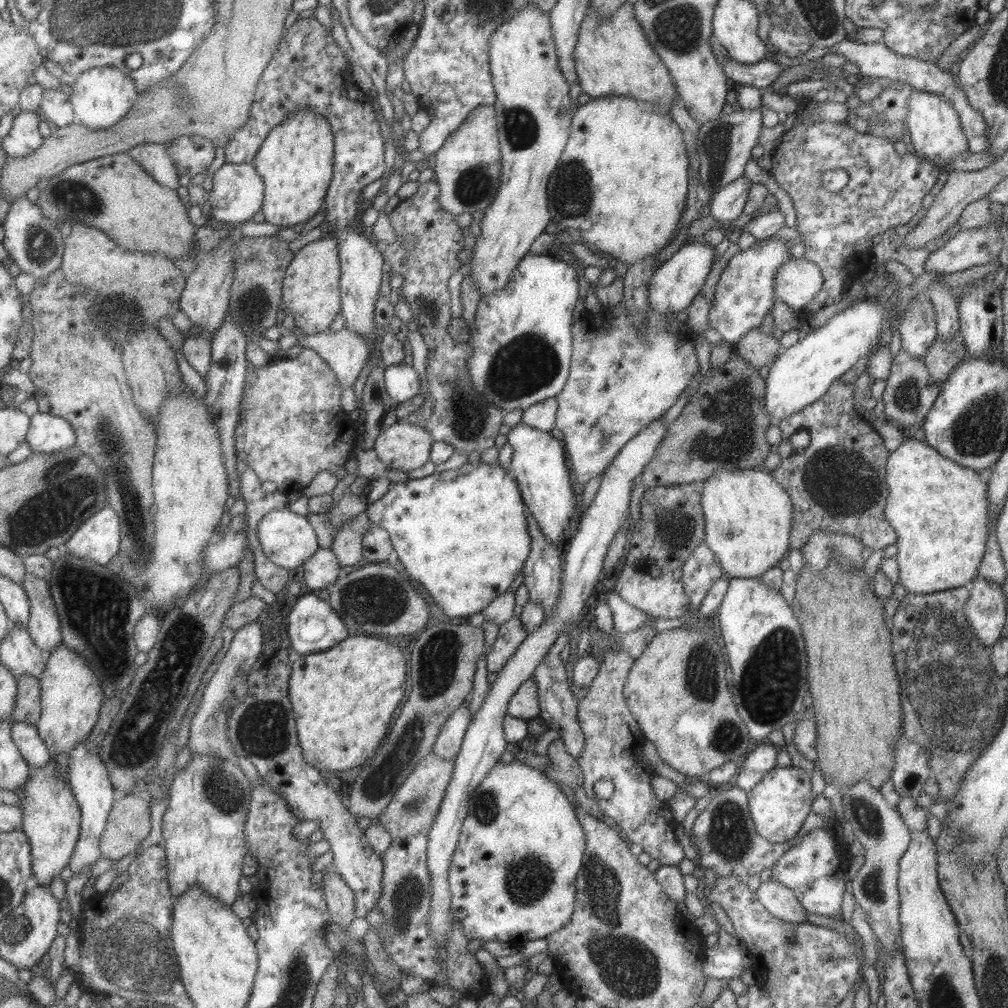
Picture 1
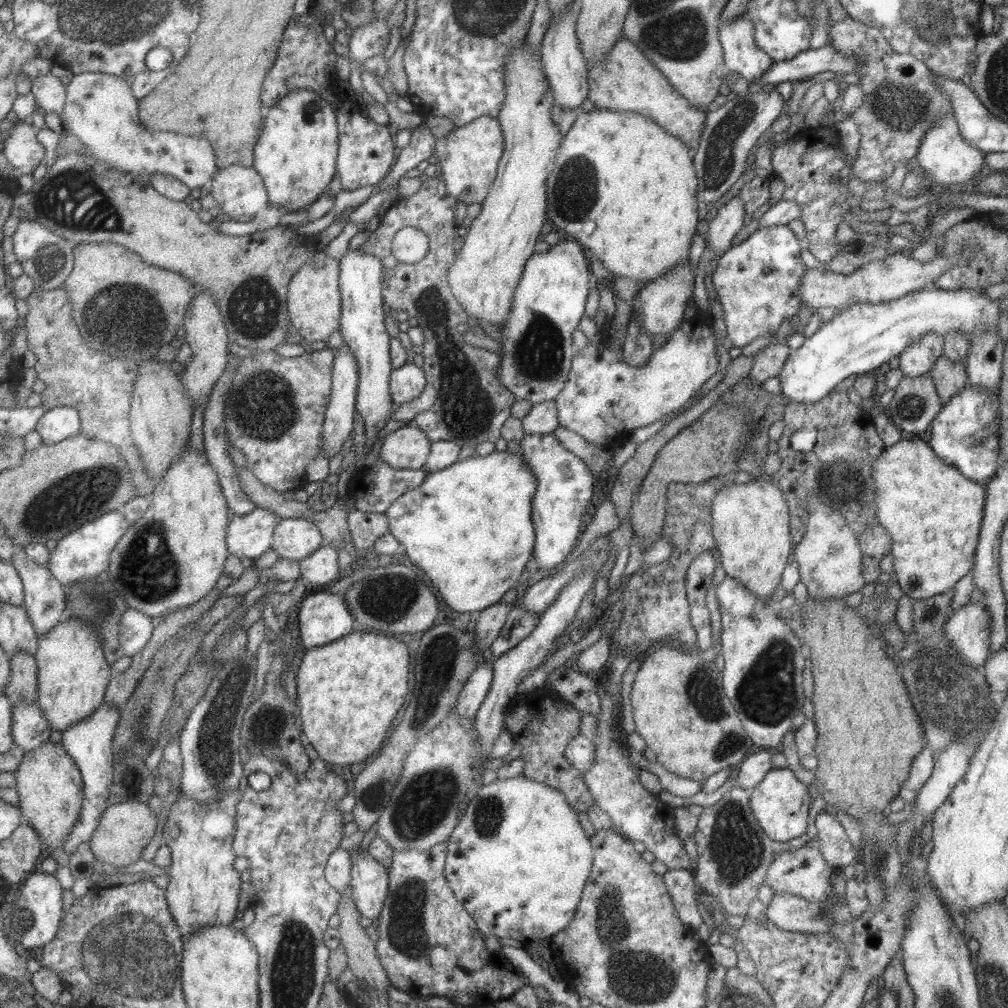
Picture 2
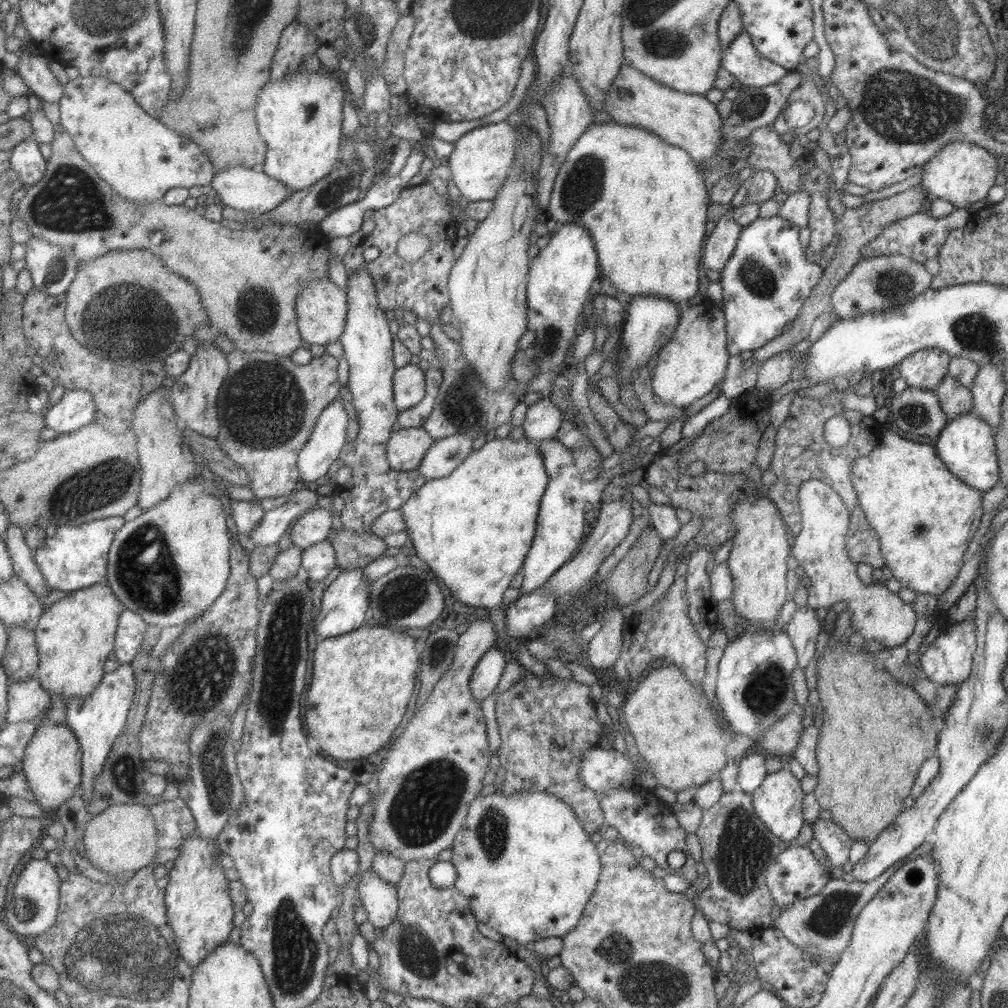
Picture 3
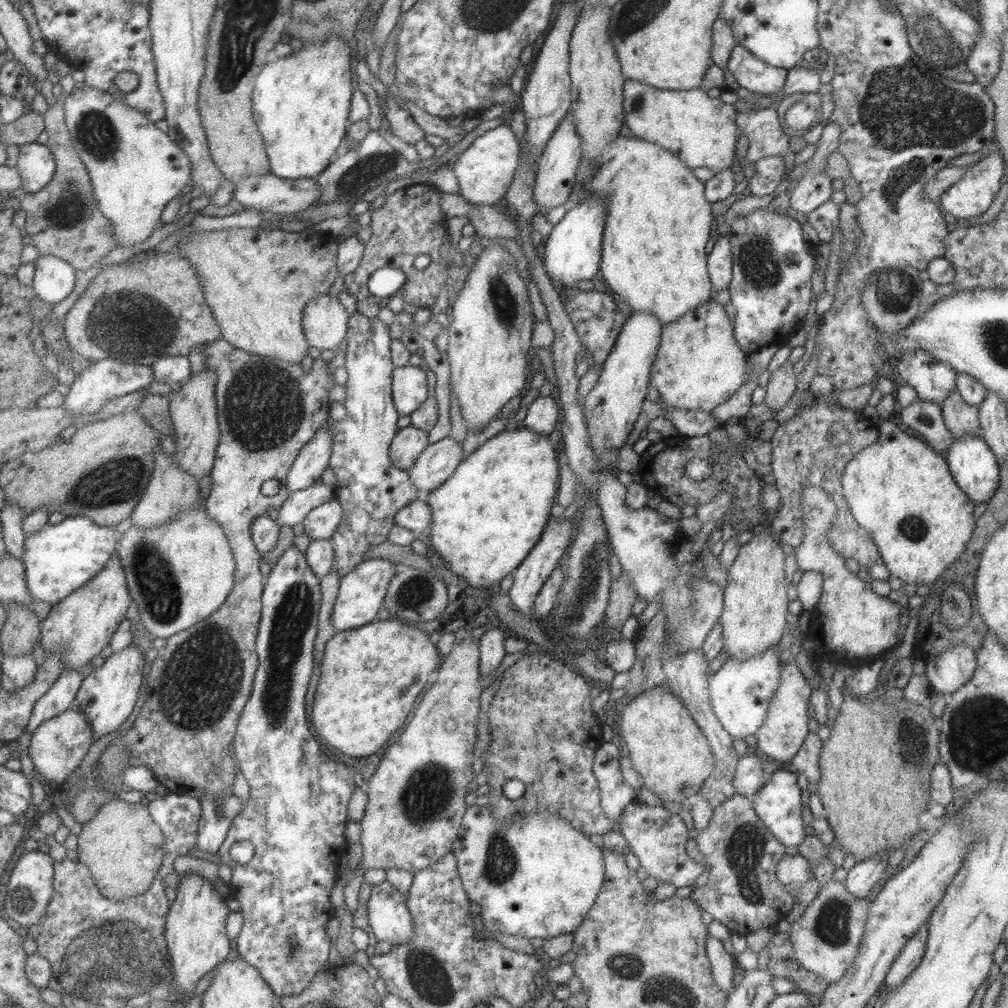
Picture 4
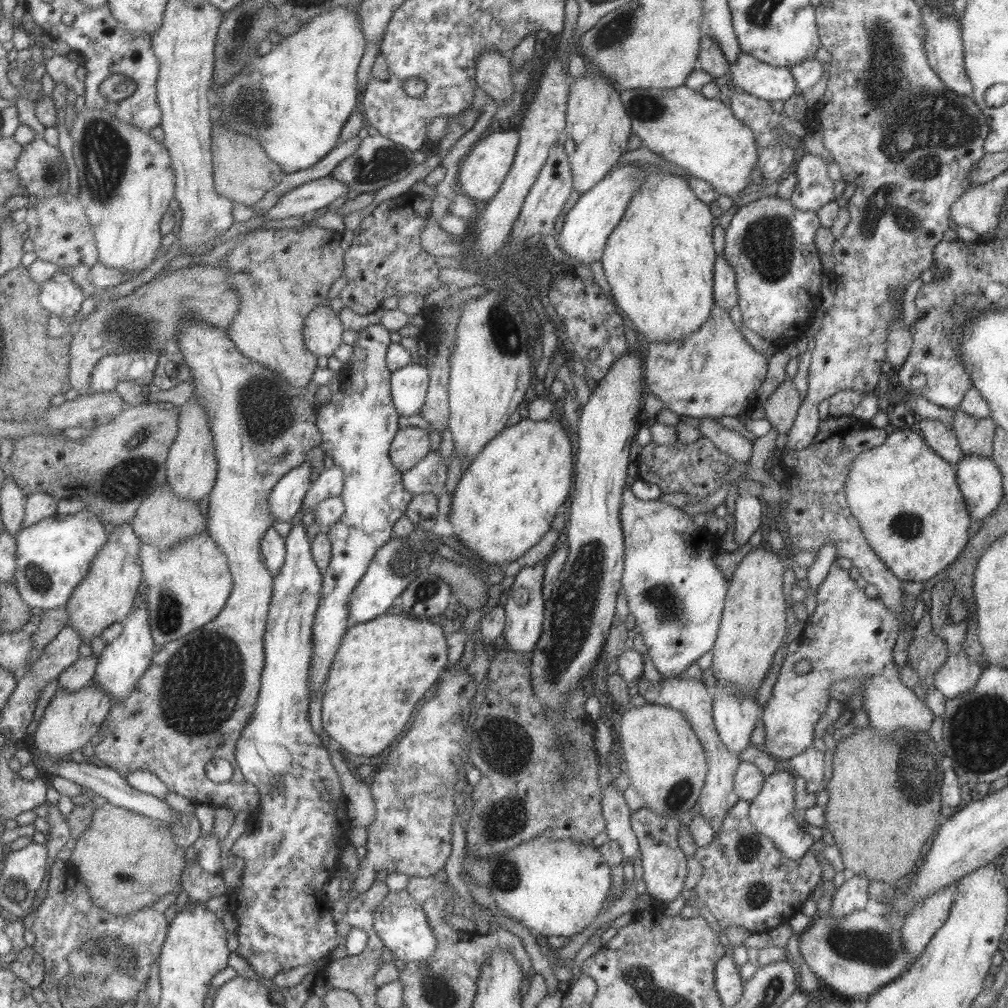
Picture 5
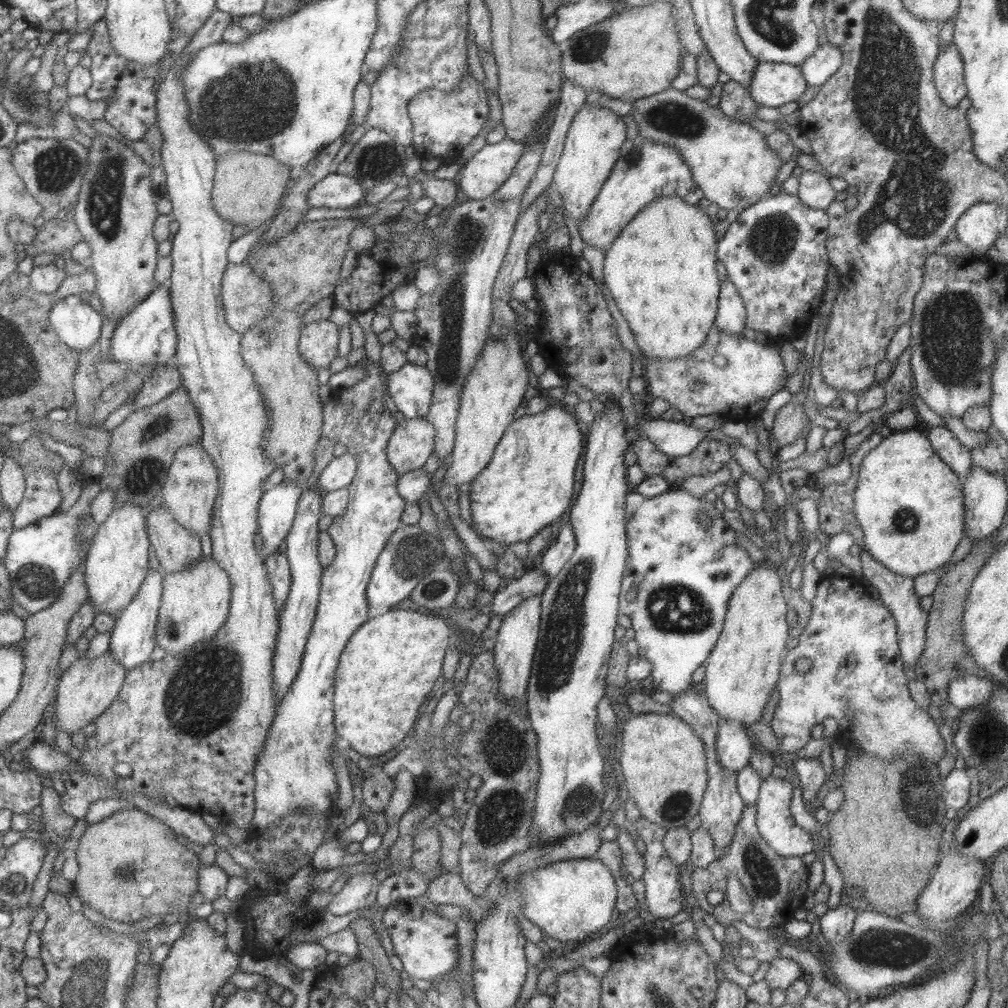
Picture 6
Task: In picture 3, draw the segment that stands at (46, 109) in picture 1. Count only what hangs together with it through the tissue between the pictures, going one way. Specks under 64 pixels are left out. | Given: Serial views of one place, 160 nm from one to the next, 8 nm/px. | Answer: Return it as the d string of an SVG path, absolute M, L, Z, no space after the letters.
M27 51L15 52L18 56L16 72L28 90L40 102L59 102L64 86L55 79L49 70L47 58L31 55Z

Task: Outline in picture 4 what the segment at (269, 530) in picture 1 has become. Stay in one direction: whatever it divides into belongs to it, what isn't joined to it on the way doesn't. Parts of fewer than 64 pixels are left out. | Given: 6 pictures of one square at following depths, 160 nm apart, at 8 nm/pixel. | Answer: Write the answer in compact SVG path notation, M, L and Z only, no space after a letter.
M335 498L312 508L300 522L303 525L303 535L311 540L329 539L337 530L341 515L341 506Z

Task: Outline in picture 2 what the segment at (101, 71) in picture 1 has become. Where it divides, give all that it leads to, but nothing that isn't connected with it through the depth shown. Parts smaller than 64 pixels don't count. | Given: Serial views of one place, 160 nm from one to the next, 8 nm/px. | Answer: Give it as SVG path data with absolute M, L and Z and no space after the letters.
M83 72L69 79L62 122L64 129L82 142L89 156L149 182L153 173L161 173L182 182L192 192L201 191L209 185L211 174L218 170L209 142L172 132L146 130L139 124L138 101L121 77Z

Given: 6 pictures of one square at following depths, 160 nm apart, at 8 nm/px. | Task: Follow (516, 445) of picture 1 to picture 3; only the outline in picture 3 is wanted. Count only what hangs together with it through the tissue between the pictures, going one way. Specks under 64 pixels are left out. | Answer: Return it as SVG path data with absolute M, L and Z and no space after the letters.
M555 439L537 442L540 457L543 459L543 467L547 474L547 486L540 496L539 508L536 516L536 529L531 547L525 555L525 560L519 571L523 573L523 581L520 588L524 594L535 591L543 586L544 582L558 568L565 564L573 551L582 543L585 518L583 514L591 502L591 498L599 498L602 490L610 483L616 474L623 475L628 466L616 465L610 470L603 470L597 478L591 482L583 482L580 472L575 468L574 456L571 450L562 446Z

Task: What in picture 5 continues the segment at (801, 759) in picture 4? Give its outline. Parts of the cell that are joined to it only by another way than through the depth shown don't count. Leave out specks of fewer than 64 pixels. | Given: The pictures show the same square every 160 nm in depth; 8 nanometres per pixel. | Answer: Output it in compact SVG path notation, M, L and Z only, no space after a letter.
M811 746L789 760L791 772L804 779L808 794L821 791L823 782L823 752Z

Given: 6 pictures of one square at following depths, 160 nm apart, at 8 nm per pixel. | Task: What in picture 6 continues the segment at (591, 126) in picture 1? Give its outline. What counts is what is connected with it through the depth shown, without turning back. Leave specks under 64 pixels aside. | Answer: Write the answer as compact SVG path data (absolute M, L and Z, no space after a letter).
M669 196L657 198L631 217L603 252L603 282L628 322L644 361L686 357L705 340L707 331L714 324L718 307L717 243L713 225L703 210L699 210L697 205L687 205L681 198Z

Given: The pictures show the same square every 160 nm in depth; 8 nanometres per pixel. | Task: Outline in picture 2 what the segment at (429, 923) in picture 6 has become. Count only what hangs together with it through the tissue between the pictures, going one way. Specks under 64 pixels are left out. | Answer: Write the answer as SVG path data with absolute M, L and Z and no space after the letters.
M365 843L360 844L359 847L353 847L348 853L351 863L352 902L361 918L371 919L374 922L381 914L381 908L383 908L383 902L385 902L389 888L386 868L366 851Z

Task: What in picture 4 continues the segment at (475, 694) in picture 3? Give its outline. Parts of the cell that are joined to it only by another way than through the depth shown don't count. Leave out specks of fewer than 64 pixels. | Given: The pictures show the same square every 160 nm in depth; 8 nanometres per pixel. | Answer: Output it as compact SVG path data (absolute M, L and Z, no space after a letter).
M502 627L487 629L479 638L479 676L491 676L501 664L505 650L503 640L509 633Z

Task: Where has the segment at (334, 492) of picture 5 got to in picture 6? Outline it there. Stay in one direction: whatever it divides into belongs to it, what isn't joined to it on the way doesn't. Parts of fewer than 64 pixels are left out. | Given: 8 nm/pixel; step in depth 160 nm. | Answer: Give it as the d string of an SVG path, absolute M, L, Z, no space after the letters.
M344 453L332 459L321 470L321 474L316 481L317 487L320 490L325 490L325 492L333 492L349 486L355 478L355 470L357 470L357 461L352 454Z

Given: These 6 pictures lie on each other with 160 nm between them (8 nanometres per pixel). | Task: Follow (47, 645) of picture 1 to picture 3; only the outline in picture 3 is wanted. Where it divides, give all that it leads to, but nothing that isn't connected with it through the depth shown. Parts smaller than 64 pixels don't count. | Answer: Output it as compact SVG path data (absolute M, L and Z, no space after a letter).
M11 524L7 525L4 537L6 550L12 562L12 571L14 576L18 576L21 582L28 585L36 599L41 603L43 598L50 592L50 588L44 581L41 571L33 560L33 553L24 542L24 530Z

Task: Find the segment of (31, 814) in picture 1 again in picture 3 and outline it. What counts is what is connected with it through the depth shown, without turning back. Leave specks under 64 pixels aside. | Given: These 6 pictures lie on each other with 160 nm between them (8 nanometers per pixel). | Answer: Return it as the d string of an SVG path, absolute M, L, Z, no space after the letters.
M43 722L33 733L31 740L25 745L20 771L26 778L27 788L35 802L46 812L56 810L69 800L80 784L81 749L73 733L64 723Z

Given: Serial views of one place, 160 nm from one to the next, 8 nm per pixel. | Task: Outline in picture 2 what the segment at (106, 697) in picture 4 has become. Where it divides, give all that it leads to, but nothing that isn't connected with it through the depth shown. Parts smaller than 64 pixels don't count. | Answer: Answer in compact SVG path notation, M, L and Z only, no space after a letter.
M104 701L87 718L82 718L81 722L66 728L61 735L61 746L63 750L72 758L73 764L77 767L82 780L82 803L79 816L73 824L71 832L64 840L62 849L65 854L73 854L73 851L83 842L88 842L93 831L97 828L99 819L103 811L108 806L107 797L112 785L112 772L114 769L113 754L111 750L112 736L115 728L119 709L107 707Z

